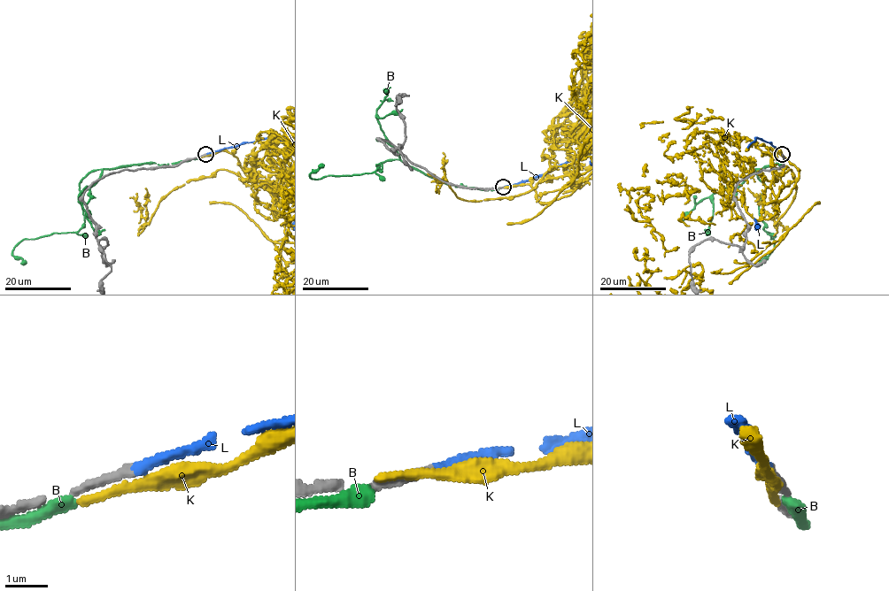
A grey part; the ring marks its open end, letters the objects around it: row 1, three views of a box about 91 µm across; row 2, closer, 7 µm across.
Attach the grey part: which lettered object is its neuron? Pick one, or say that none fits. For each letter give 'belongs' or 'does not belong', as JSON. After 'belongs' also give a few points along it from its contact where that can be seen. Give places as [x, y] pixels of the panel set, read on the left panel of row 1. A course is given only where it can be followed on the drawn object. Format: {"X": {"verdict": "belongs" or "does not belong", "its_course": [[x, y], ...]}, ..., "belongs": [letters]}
{"B": {"verdict": "does not belong"}, "K": {"verdict": "does not belong"}, "L": {"verdict": "belongs"}, "belongs": ["L"]}

